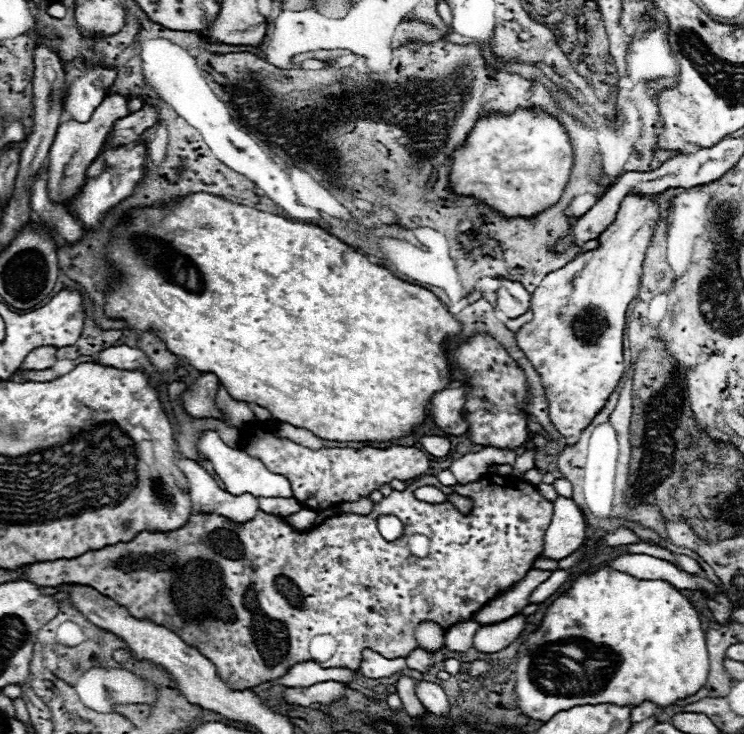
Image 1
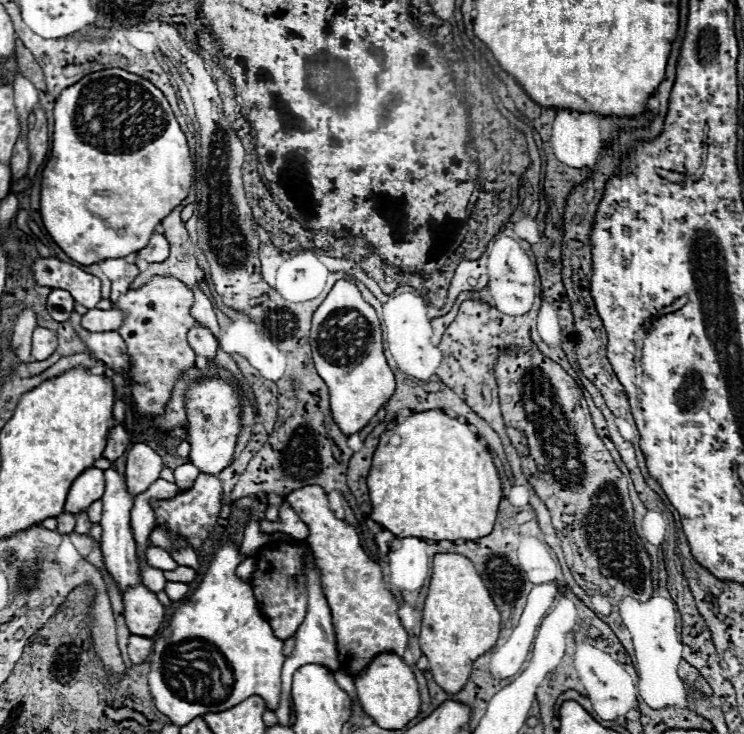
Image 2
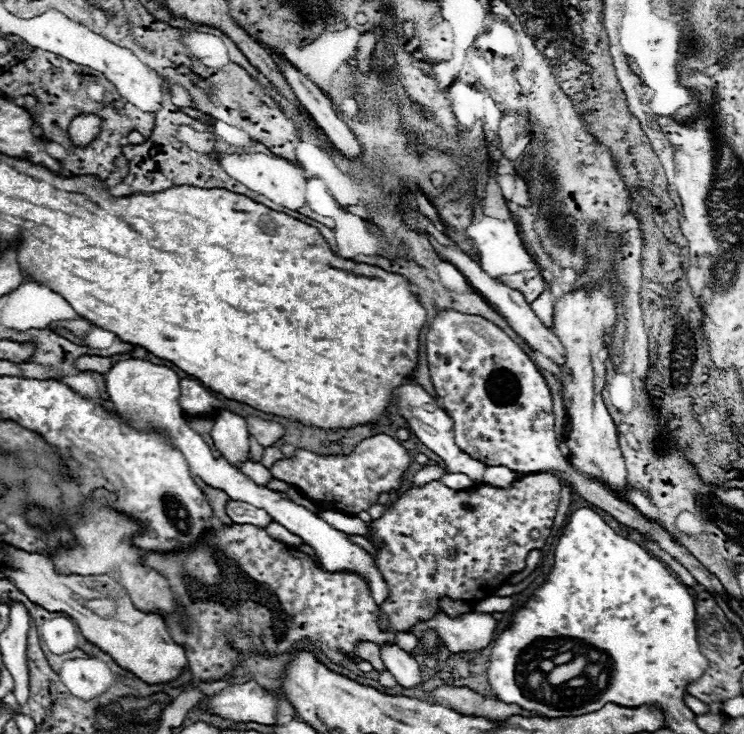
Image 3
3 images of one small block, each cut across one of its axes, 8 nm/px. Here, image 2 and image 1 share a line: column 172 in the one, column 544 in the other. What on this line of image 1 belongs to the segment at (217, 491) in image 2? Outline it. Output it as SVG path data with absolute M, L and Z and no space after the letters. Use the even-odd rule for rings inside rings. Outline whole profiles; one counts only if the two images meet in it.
M424 474L406 490L392 490L390 496L384 496L374 504L368 516L334 516L308 532L296 532L280 516L262 510L254 520L244 524L218 514L192 514L182 528L172 532L140 532L132 542L118 542L78 558L28 564L24 580L38 586L58 586L64 582L90 586L126 606L134 618L148 618L172 630L186 644L200 650L232 690L246 690L284 676L296 662L314 660L310 656L310 642L314 636L330 634L336 640L334 654L326 662L318 662L322 668L348 668L358 672L364 648L370 648L384 658L402 658L416 650L418 642L414 640L414 628L424 620L438 622L444 630L456 622L470 620L476 610L496 594L512 588L528 570L532 570L534 560L542 552L544 532L552 520L552 512L552 502L546 500L534 484L512 476L484 474L480 480L464 486L442 486L436 476ZM426 484L436 486L446 496L456 492L472 498L472 512L462 516L448 500L442 504L416 500L414 490ZM384 514L400 518L404 536L428 536L428 556L412 556L406 540L384 540L376 526L378 518ZM224 602L230 602L234 608L236 620L232 624L224 624ZM208 608L220 622L208 622Z

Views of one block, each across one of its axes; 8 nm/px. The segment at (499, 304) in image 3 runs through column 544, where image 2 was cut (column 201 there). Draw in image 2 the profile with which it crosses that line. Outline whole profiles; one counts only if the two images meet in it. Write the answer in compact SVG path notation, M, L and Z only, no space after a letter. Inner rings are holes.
M200 324L194 326L194 328L188 332L188 342L190 342L190 348L192 348L198 356L204 356L206 360L214 360L216 350L218 350L218 340L210 334L210 330L202 328Z

